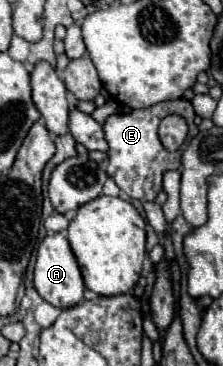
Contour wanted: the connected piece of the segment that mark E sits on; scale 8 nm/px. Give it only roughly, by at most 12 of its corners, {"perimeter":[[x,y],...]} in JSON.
{"perimeter":[[178,98],[112,114],[104,122],[108,176],[134,200],[154,200],[182,150],[158,138],[168,114],[198,134],[194,108]]}

